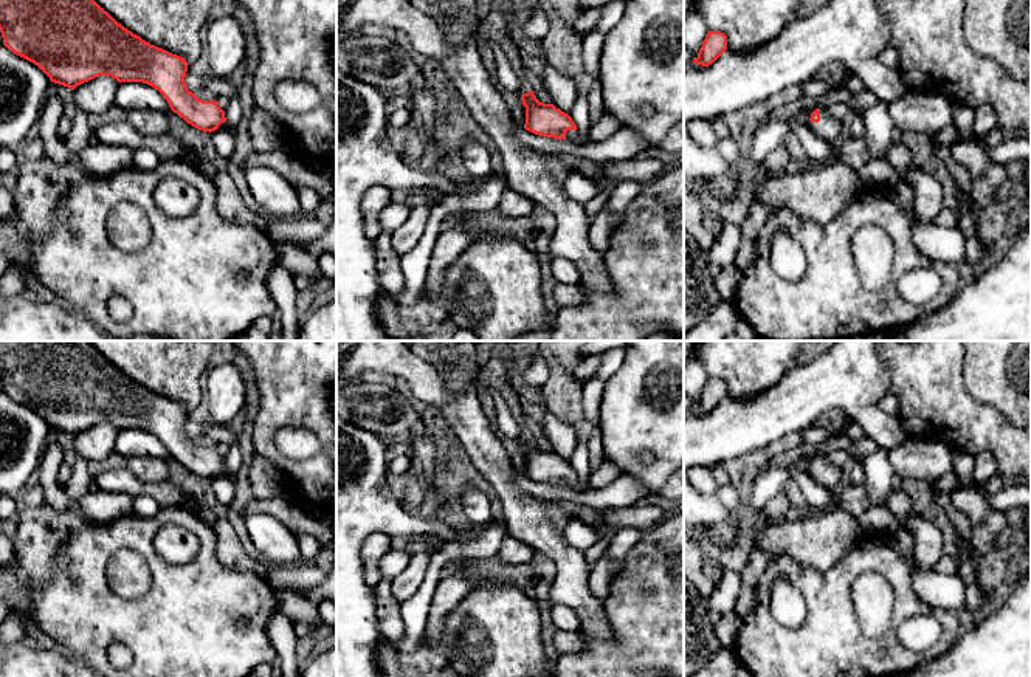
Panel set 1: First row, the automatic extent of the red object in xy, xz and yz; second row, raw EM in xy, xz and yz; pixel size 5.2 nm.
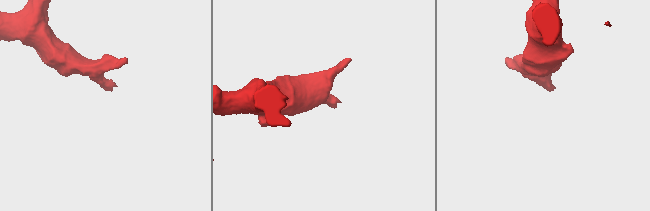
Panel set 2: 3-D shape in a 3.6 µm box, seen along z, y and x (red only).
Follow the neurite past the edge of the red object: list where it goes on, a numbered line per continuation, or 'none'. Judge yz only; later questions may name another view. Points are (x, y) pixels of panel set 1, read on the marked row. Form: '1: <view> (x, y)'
1: yz (828, 127)

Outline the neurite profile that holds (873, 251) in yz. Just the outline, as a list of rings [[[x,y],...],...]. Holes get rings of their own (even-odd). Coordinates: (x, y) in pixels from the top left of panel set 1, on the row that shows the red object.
[[[874,225],[862,226],[853,235],[851,251],[862,285],[881,290],[890,279],[895,257],[888,234]]]

